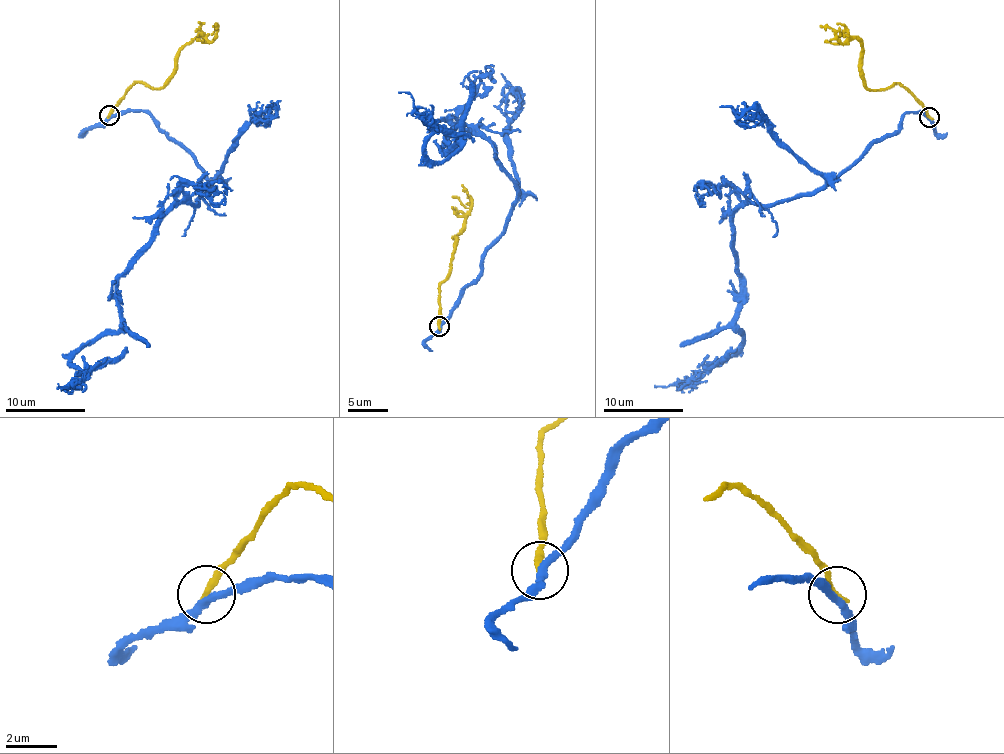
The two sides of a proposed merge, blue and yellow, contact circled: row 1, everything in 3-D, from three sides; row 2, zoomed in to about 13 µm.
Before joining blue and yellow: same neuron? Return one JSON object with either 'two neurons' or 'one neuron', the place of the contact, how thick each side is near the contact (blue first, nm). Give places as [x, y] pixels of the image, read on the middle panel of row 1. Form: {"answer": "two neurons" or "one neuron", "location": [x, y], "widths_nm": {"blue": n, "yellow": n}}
{"answer": "two neurons", "location": [439, 326], "widths_nm": {"blue": 280, "yellow": 280}}

